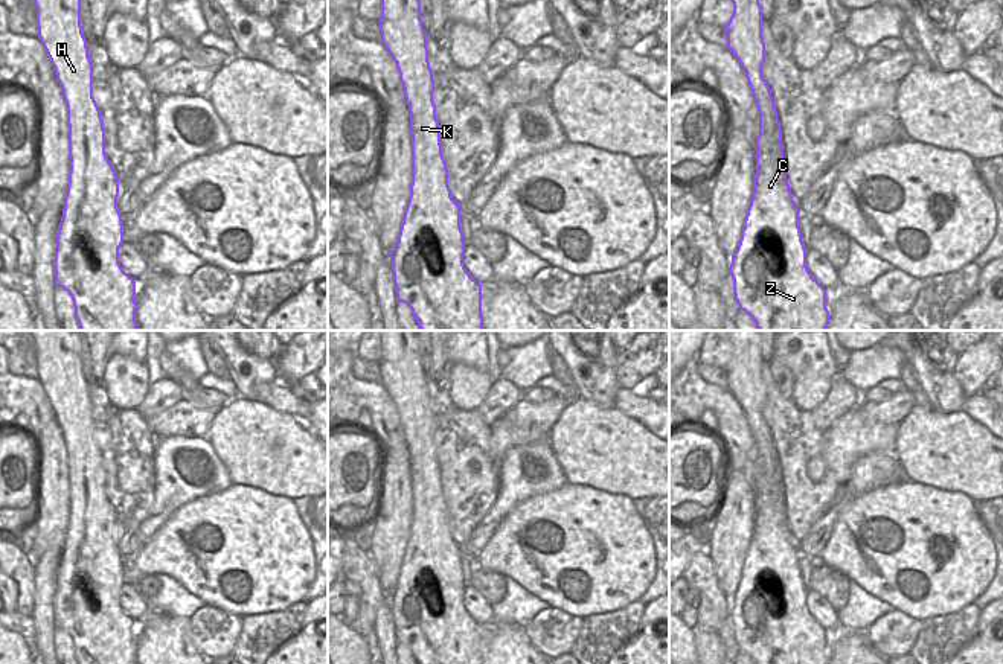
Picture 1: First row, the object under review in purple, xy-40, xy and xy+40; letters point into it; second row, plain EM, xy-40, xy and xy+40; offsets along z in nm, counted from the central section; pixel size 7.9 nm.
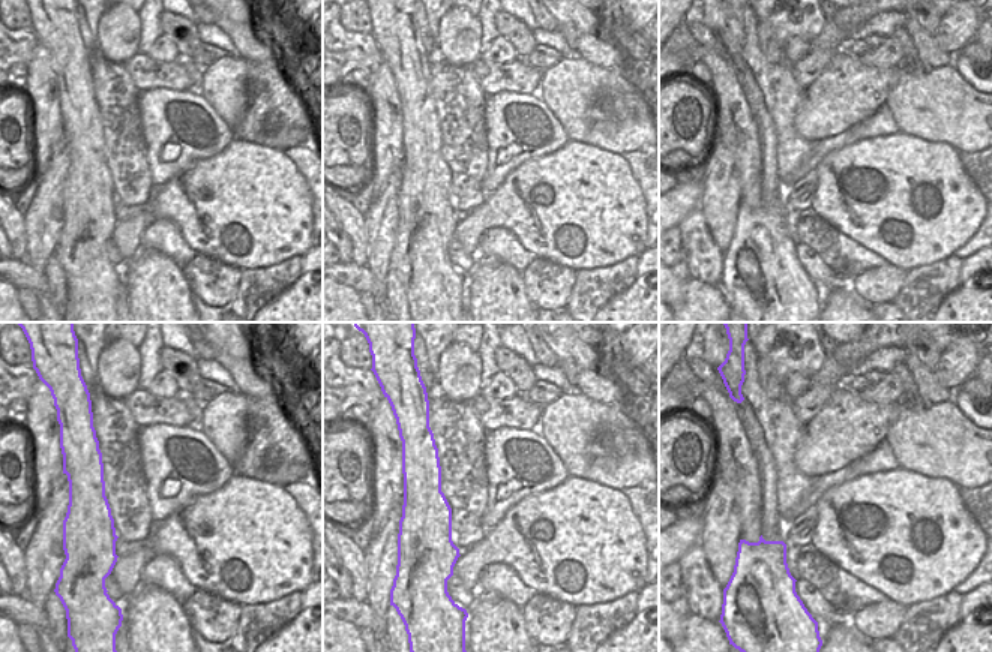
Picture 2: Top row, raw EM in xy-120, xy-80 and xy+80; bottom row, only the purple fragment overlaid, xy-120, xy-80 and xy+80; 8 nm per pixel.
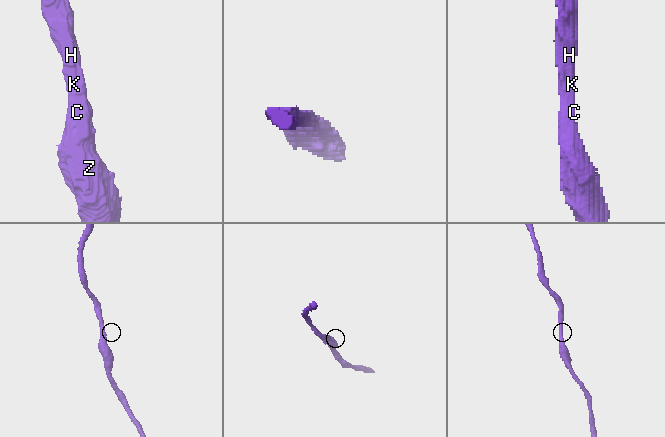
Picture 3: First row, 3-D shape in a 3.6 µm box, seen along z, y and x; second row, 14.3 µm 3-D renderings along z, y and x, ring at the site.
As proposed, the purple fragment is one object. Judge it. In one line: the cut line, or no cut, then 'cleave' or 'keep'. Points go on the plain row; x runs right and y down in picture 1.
cut none; keep

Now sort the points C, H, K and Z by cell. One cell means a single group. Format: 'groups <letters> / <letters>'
groups C H K Z

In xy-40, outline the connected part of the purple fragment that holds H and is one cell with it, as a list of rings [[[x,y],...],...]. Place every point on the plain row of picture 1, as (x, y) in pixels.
[[[29,330],[37,349],[38,379],[55,410],[56,422],[67,446],[69,466],[69,525],[56,574],[56,591],[52,608],[55,627],[69,634],[78,664],[137,664],[136,623],[119,605],[123,585],[123,562],[117,548],[119,519],[105,495],[105,471],[101,451],[93,439],[93,405],[81,367],[81,330]]]

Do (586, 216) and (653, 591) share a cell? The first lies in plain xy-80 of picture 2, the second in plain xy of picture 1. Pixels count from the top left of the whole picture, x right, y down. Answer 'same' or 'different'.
different

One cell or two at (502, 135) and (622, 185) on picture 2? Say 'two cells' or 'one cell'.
two cells

